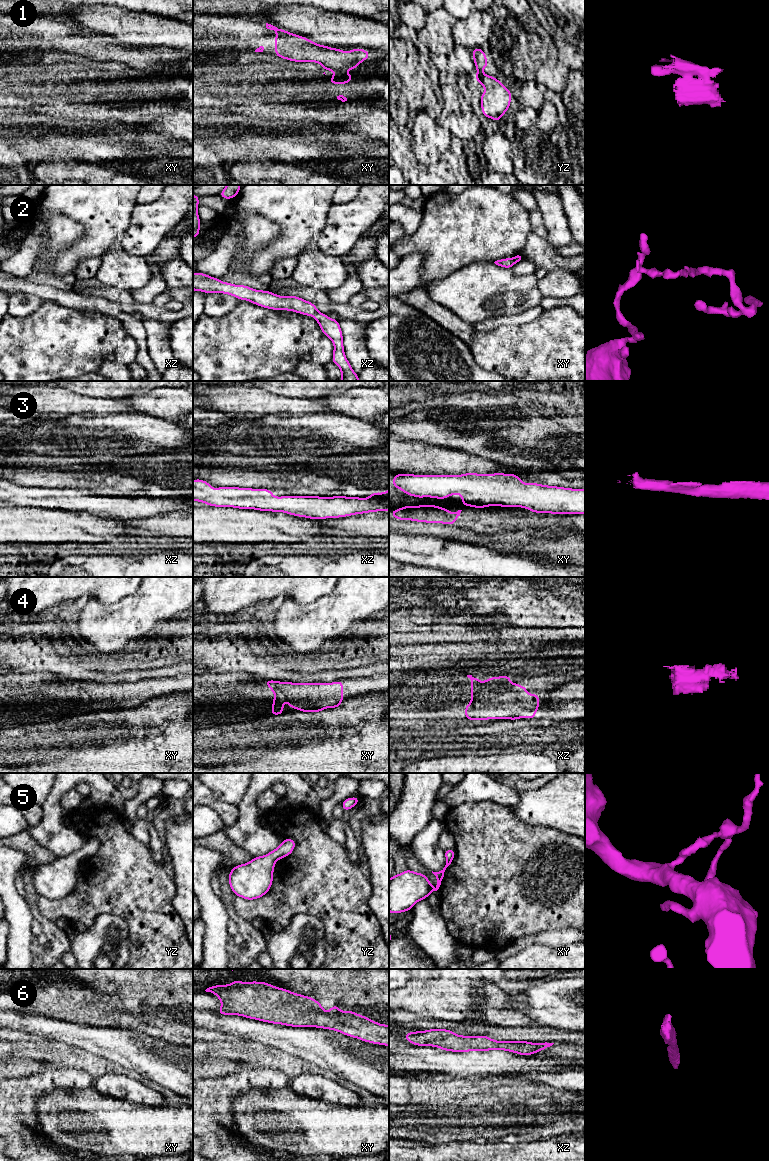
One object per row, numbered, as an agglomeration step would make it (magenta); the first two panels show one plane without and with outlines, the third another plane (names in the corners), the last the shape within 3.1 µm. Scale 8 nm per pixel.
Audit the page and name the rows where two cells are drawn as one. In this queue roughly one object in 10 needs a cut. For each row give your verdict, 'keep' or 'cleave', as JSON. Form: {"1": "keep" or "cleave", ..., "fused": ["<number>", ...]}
{"1": "cleave", "2": "keep", "3": "keep", "4": "keep", "5": "keep", "6": "keep", "fused": ["1"]}

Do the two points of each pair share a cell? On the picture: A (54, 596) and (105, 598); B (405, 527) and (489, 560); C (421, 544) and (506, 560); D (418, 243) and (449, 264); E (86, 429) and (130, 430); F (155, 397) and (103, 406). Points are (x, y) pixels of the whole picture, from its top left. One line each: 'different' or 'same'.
A: same
B: different
C: same
D: same
E: same
F: different

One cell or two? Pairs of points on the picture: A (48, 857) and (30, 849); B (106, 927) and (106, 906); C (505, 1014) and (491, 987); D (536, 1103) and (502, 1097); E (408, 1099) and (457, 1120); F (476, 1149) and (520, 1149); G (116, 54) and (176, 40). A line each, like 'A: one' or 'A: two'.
A: one
B: two
C: one
D: one
E: one
F: one
G: two

